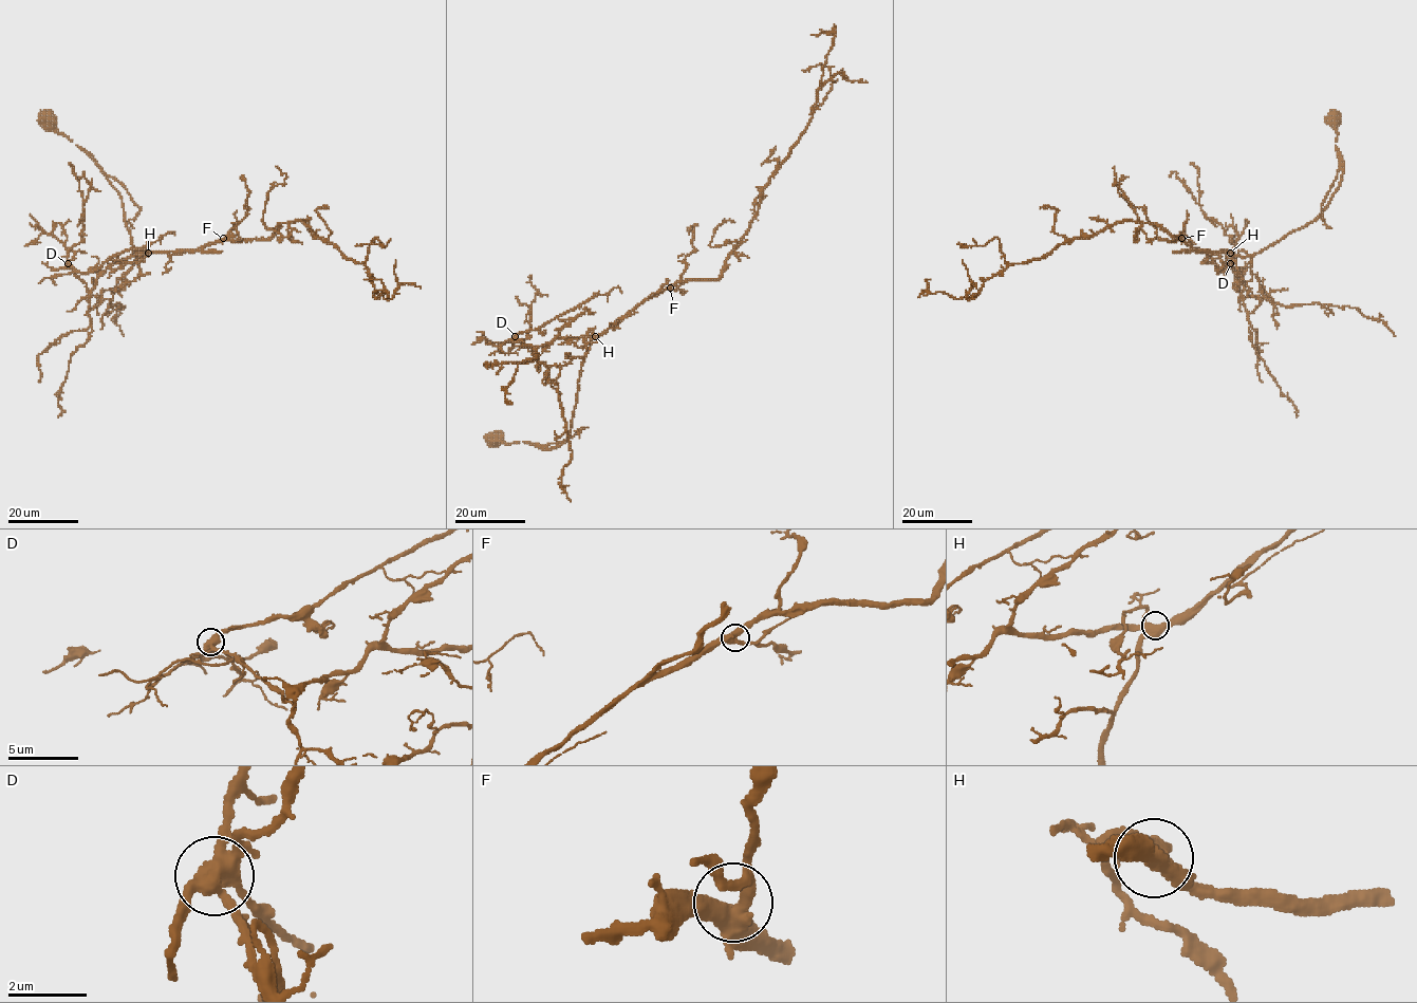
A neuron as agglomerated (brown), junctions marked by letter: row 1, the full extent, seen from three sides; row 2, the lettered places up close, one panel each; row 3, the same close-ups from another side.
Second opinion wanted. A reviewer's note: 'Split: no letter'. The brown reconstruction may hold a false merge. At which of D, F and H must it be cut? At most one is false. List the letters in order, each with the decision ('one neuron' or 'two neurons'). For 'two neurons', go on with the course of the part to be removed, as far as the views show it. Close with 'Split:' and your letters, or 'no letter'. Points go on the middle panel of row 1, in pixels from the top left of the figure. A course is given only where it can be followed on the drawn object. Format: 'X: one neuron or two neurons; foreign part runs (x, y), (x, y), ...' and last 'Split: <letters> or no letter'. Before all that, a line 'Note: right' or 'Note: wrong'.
Note: wrong
D: two neurons; foreign part runs (515, 336), (538, 330), (615, 288), (621, 293)
F: one neuron
H: one neuron
Split: D

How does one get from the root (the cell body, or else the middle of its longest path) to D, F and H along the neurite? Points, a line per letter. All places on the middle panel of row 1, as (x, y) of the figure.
D: (495, 440), (553, 448), (569, 437), (591, 337), (556, 337), (536, 353), (515, 336)
F: (495, 440), (560, 445), (569, 437), (591, 341), (670, 288)
H: (495, 440), (497, 444), (527, 441), (553, 448), (569, 437), (580, 367), (595, 336)

